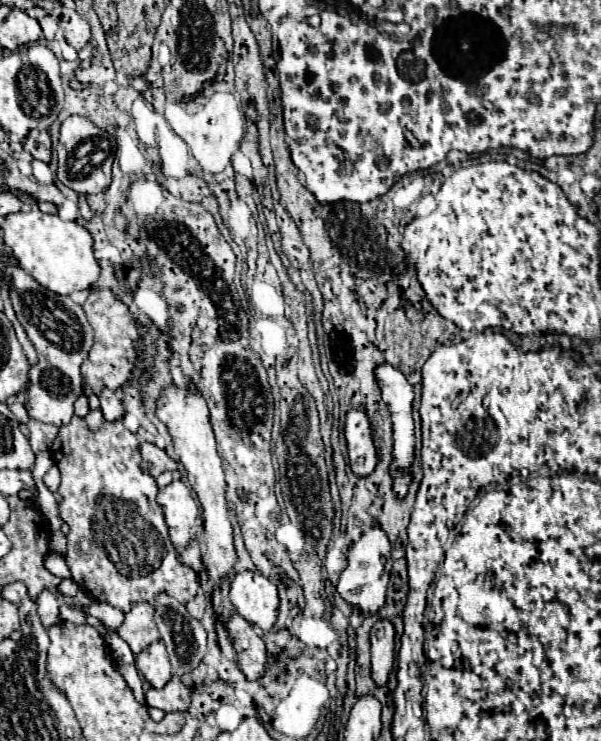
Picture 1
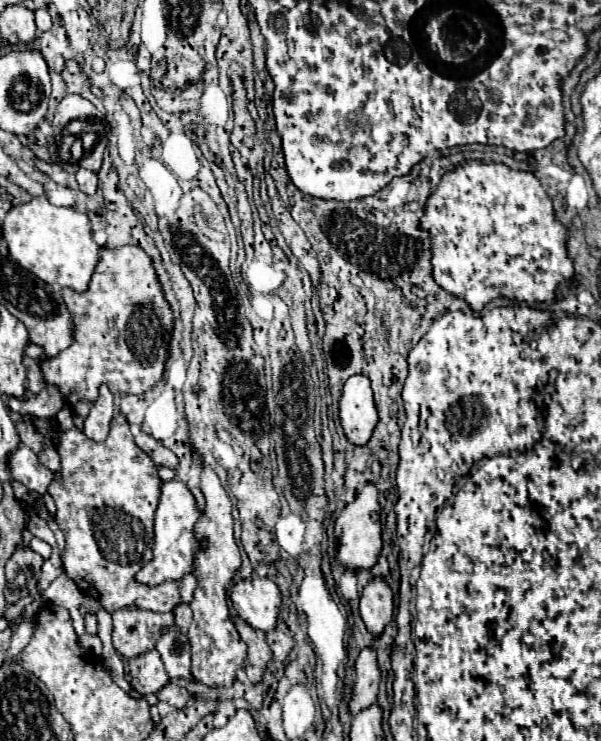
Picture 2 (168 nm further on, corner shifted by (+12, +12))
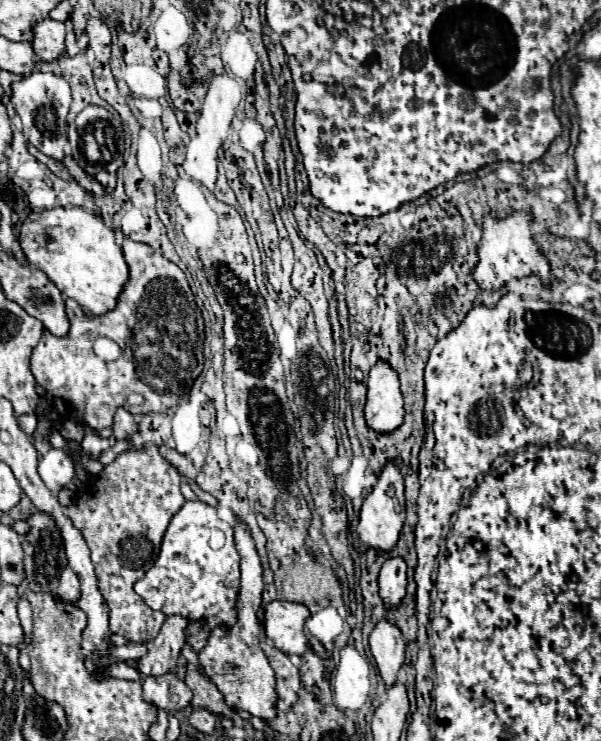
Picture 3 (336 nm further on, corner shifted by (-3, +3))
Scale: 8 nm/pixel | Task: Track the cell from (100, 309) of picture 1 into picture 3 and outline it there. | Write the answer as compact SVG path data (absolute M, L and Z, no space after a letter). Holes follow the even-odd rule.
M124 238L122 252L128 262L130 276L118 296L116 308L102 316L90 316L76 300L66 300L66 314L70 320L68 336L56 338L50 332L44 332L32 352L32 374L36 382L46 388L46 398L52 408L62 420L68 418L84 422L94 430L112 426L112 416L120 406L132 410L134 414L168 410L190 390L204 364L204 320L184 272L162 254L156 254L148 244Z

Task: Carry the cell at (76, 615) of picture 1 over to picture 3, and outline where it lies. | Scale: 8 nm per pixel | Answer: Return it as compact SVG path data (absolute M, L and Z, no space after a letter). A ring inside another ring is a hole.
M50 450L38 464L38 472L48 490L62 490L74 476L74 462L66 450Z

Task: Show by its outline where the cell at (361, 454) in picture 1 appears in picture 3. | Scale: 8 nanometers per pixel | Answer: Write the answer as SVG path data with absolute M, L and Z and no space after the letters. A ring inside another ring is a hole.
M382 360L370 370L370 376L368 376L368 396L364 406L364 418L366 418L366 424L378 434L388 434L396 430L404 420L398 376Z

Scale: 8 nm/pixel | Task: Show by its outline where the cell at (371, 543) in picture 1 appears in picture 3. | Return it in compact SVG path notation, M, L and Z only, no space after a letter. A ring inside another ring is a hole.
M388 462L382 470L382 474L378 476L378 484L372 488L372 492L366 496L364 504L362 504L362 510L360 510L360 522L356 526L356 532L360 536L360 548L362 550L370 550L374 548L376 552L392 552L396 548L396 542L398 542L398 536L400 536L400 530L402 530L402 524L404 524L404 518L406 518L406 512L404 512L404 480L402 480L402 474L400 470Z

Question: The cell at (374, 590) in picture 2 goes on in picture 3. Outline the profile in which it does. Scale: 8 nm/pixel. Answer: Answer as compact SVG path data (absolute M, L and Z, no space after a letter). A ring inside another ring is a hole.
M390 558L378 576L380 598L386 608L398 608L406 596L406 562L402 558Z

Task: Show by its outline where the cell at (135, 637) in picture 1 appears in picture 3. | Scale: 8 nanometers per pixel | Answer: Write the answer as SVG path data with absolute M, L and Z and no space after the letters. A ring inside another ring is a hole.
M168 616L158 636L148 640L146 654L136 660L136 668L144 676L160 676L176 666L180 650L186 642L188 620L184 616Z

